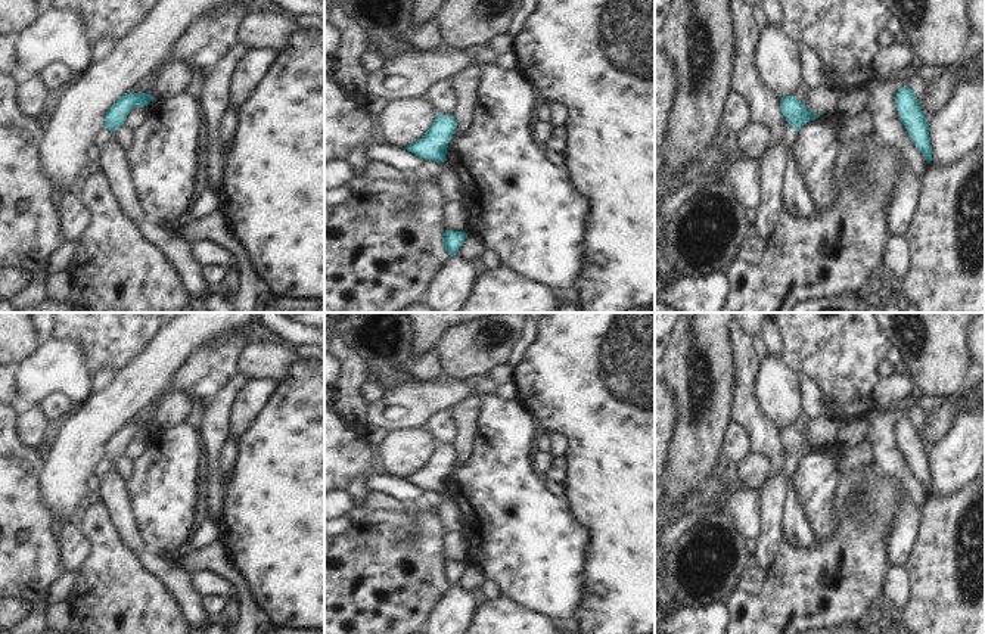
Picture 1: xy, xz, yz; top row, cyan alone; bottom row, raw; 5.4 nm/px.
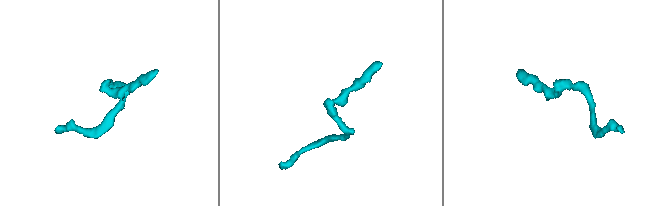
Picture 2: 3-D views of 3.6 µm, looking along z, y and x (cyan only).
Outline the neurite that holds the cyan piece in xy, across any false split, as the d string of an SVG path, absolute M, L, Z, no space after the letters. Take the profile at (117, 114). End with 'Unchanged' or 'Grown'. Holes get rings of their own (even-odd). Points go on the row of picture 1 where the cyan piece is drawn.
M128 91L125 93L122 97L119 97L106 112L106 119L105 119L105 128L109 128L111 131L116 131L118 133L118 142L124 149L124 156L125 156L125 150L131 143L131 137L133 137L133 130L128 128L124 122L127 119L127 115L130 114L130 111L136 106L147 106L150 102L153 100L150 93L134 93L134 91Z. Grown.

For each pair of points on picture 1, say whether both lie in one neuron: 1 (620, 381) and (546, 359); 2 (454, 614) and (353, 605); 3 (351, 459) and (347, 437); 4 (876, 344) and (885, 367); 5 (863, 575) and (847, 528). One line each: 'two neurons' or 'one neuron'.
1: one neuron
2: two neurons
3: one neuron
4: two neurons
5: one neuron

